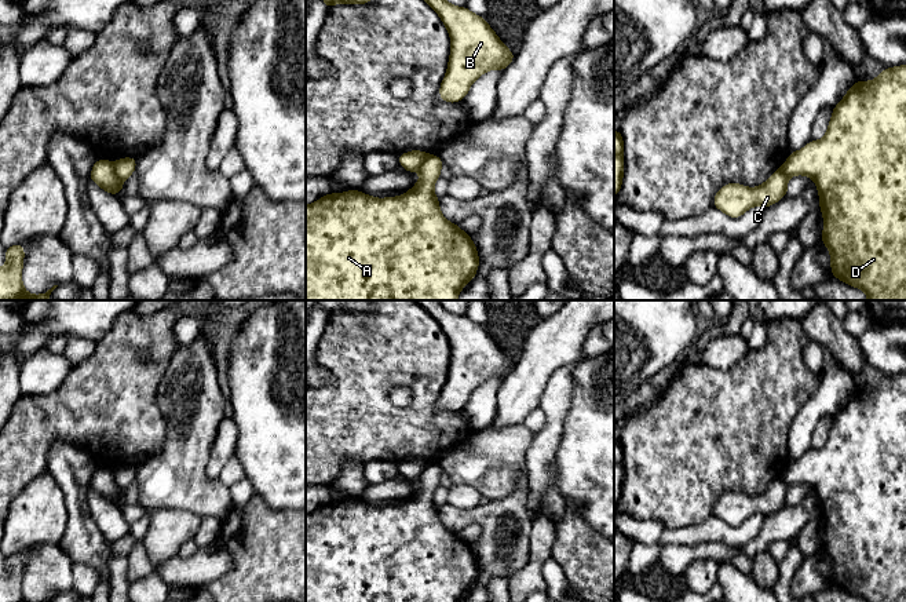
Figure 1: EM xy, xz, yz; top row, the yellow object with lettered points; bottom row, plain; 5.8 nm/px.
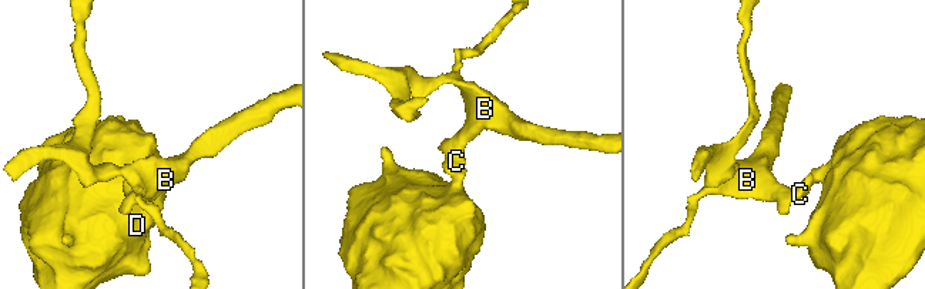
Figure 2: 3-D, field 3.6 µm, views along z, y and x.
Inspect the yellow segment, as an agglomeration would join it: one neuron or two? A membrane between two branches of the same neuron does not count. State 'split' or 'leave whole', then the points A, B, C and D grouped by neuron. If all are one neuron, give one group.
split | A D / B C

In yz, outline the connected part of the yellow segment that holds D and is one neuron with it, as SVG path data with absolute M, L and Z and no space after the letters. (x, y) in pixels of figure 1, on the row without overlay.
M906 373L883 377L872 390L855 390L844 406L833 416L828 439L821 449L808 450L801 459L792 460L782 478L788 485L811 486L819 503L819 518L823 523L822 548L830 559L832 585L859 596L866 602L906 602Z

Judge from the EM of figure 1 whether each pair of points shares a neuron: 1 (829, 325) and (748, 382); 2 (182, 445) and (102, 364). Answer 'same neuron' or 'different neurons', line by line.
1: different neurons
2: different neurons

